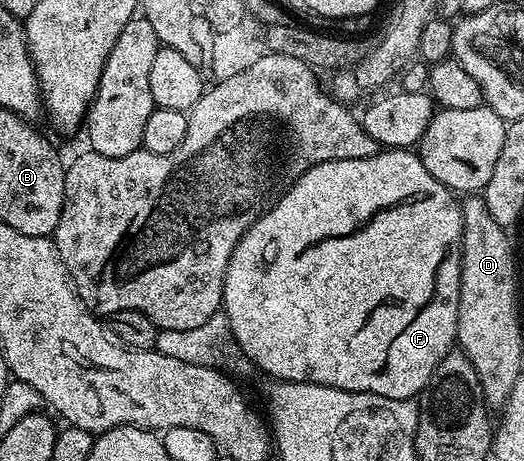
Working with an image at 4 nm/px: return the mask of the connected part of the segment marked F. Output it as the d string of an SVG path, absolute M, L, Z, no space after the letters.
M382 148L379 149L378 153L368 156L364 160L336 160L333 158L330 162L316 164L312 168L308 168L308 172L304 172L304 176L300 176L300 180L292 183L286 193L277 202L273 203L265 214L261 214L250 225L248 232L244 232L244 236L236 244L236 248L232 252L232 260L228 264L228 272L224 276L222 310L230 325L230 337L233 345L235 347L238 345L264 373L271 374L269 377L279 382L311 382L328 388L340 388L348 392L364 392L376 396L388 396L392 400L417 399L423 388L428 384L432 372L436 372L440 360L444 360L444 356L455 349L458 337L458 305L460 304L460 272L462 271L462 207L459 199L454 198L457 198L455 191L450 190L444 184L440 184L440 180L436 180L436 176L432 176L432 172L428 172L428 168L424 168L424 164L418 158L417 153L410 148L405 150Z

